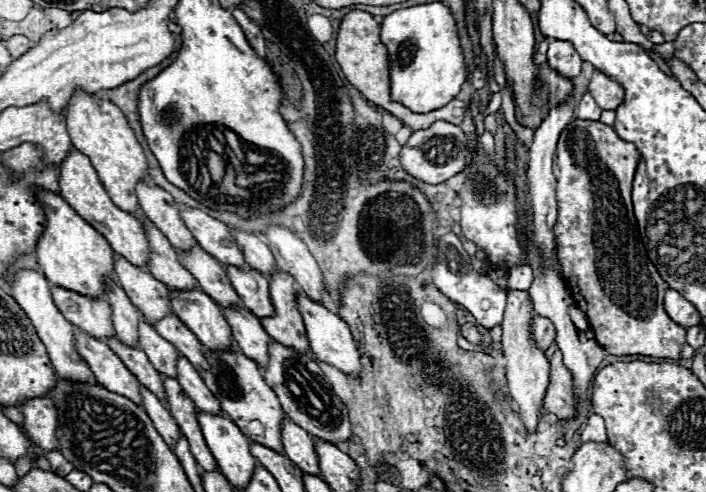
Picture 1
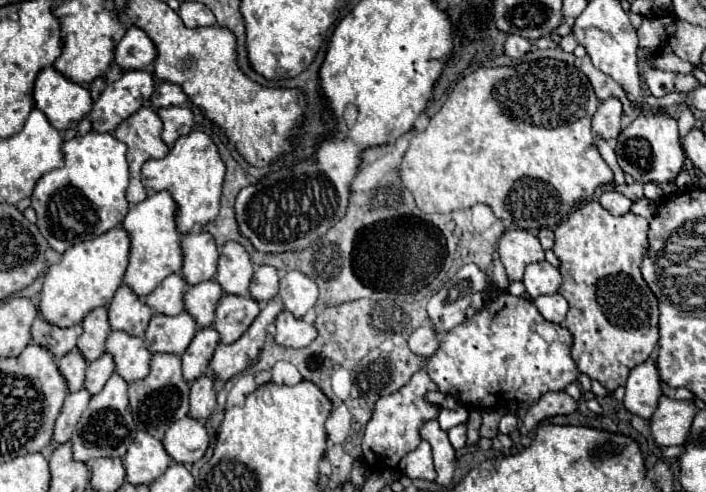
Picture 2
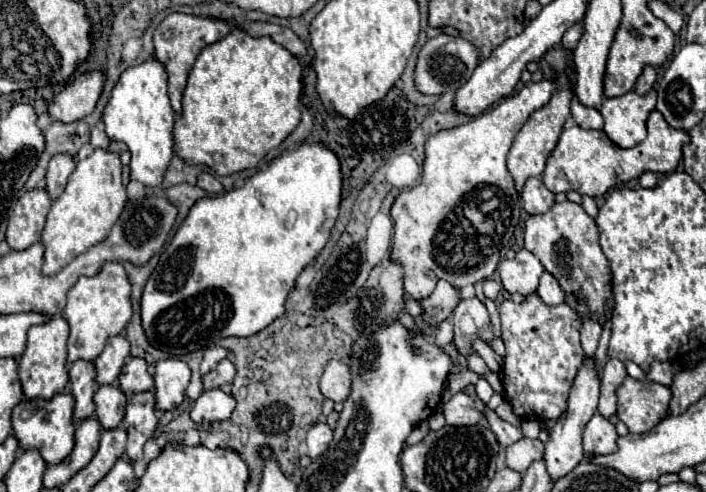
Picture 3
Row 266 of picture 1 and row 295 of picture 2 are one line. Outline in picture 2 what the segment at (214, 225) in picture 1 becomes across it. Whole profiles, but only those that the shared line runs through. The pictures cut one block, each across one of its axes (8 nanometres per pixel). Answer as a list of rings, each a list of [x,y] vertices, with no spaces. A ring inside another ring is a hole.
[[[232,240],[226,242],[220,248],[220,262],[218,262],[218,276],[216,276],[224,292],[248,296],[248,286],[252,278],[254,278],[254,264],[246,248]]]

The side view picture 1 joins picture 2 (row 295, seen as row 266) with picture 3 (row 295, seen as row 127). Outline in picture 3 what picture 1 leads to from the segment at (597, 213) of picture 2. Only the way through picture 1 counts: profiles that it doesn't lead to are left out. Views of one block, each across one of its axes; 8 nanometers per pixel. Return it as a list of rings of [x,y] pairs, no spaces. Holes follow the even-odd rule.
[[[570,200],[554,204],[548,212],[530,216],[526,220],[526,248],[538,256],[542,266],[558,278],[560,286],[566,292],[566,302],[580,314],[588,314],[588,310],[600,310],[600,324],[604,324],[604,302],[610,300],[610,270],[608,260],[598,244],[598,230],[596,222],[584,212],[580,204]]]

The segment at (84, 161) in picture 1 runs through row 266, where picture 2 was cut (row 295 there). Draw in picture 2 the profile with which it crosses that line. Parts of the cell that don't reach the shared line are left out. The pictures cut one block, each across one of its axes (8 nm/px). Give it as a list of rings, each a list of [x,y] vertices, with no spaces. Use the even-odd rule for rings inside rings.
[[[166,190],[150,194],[144,202],[132,206],[122,222],[132,238],[130,264],[124,276],[124,284],[128,284],[138,296],[150,294],[166,276],[182,270],[184,254],[180,246],[180,232],[176,230],[176,200]]]

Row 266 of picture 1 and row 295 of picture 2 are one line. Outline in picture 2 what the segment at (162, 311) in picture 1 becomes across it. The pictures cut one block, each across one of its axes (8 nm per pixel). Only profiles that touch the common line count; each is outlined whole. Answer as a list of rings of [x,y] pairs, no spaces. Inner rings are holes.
[[[122,284],[108,306],[108,316],[114,330],[126,330],[132,336],[144,336],[152,318],[152,310],[144,306],[144,298],[132,294],[132,288]]]

